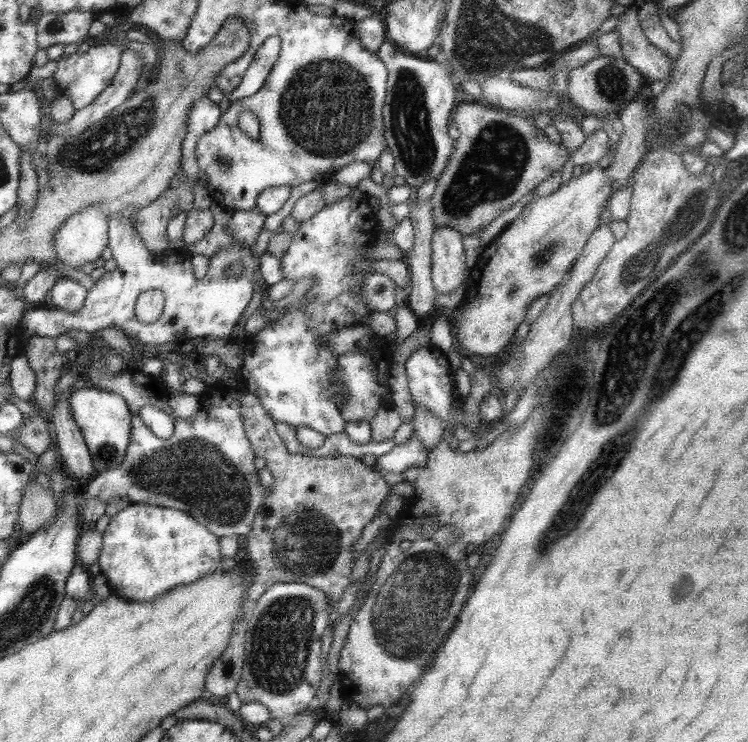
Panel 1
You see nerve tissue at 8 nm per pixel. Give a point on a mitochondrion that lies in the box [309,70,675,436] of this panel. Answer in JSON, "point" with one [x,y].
{"point":[490,170]}

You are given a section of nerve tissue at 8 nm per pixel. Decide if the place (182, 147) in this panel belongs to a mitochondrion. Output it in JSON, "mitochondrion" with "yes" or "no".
{"mitochondrion":"no"}

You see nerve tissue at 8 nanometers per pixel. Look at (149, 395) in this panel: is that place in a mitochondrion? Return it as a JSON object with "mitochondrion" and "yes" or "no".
{"mitochondrion":"no"}

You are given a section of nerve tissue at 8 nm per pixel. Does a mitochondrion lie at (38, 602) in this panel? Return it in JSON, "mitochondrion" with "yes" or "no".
{"mitochondrion":"yes"}

